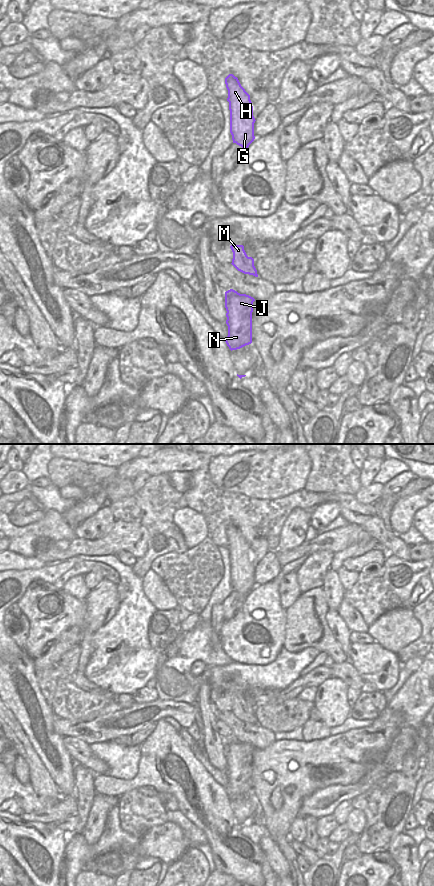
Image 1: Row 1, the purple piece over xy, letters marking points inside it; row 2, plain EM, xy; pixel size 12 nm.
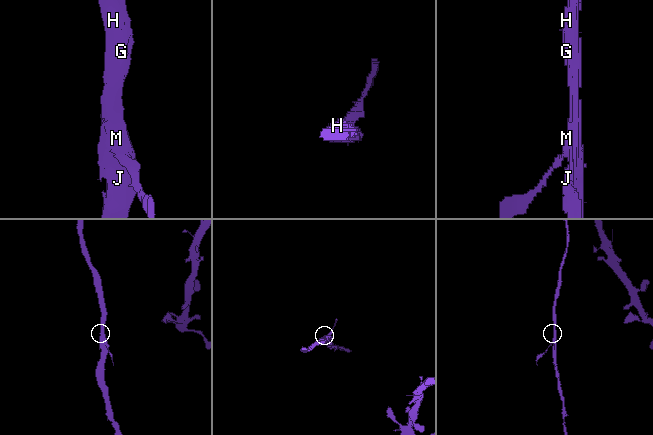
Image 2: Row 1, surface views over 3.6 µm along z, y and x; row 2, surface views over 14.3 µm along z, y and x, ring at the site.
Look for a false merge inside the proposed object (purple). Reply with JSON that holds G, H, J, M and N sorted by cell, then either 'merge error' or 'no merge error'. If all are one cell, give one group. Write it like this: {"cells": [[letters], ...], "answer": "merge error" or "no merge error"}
{"cells": [["G", "H", "J", "N"], ["M"]], "answer": "merge error"}

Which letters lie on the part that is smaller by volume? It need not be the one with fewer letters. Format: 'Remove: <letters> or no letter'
Remove: M

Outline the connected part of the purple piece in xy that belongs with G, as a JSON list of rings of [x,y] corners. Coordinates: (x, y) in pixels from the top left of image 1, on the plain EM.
[[[229,522],[225,526],[228,538],[229,558],[230,558],[230,581],[233,591],[241,594],[246,600],[249,593],[254,589],[253,554],[250,543],[241,534],[237,525]]]

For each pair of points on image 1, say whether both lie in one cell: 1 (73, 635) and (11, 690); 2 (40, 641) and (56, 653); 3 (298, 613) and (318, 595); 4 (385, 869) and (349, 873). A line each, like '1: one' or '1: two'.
1: two
2: two
3: one
4: one

